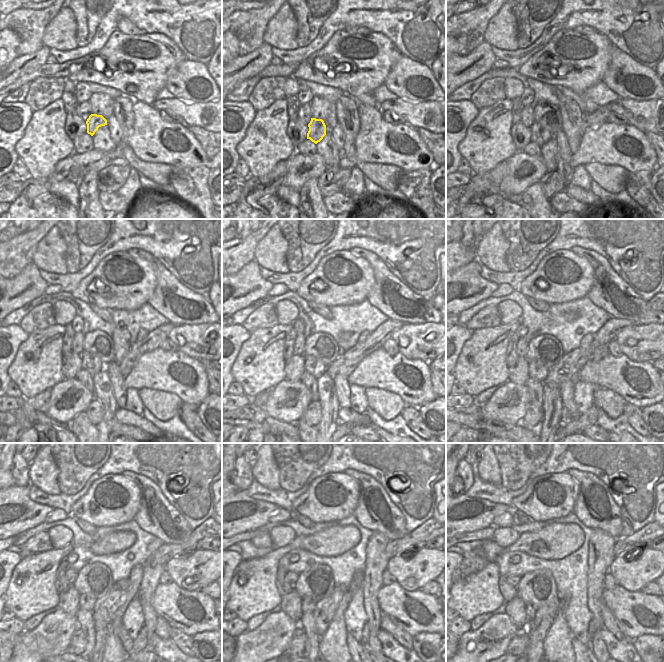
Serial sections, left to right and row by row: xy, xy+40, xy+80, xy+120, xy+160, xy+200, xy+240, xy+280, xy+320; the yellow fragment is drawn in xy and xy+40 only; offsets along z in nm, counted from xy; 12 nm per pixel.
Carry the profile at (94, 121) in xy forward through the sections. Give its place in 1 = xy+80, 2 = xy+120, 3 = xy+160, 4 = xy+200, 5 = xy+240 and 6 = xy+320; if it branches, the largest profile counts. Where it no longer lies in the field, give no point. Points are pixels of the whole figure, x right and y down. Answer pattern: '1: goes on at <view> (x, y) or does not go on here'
1: goes on at xy+80 (539, 135)
2: goes on at xy+120 (92, 364)
3: goes on at xy+160 (314, 366)
4: goes on at xy+200 (537, 370)
5: goes on at xy+240 (88, 602)
6: goes on at xy+320 (535, 617)

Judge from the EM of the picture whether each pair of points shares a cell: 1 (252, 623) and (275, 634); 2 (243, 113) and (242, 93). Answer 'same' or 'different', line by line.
1: different
2: different

